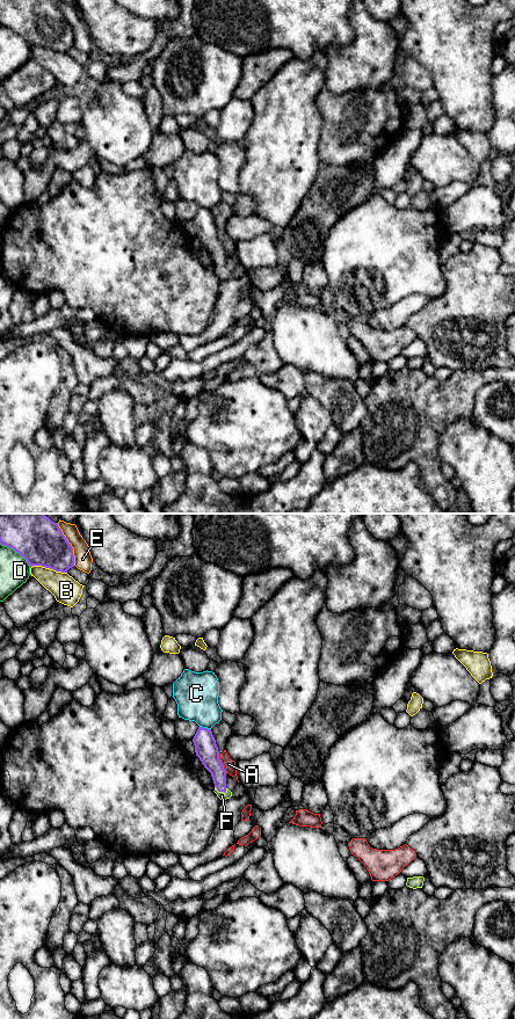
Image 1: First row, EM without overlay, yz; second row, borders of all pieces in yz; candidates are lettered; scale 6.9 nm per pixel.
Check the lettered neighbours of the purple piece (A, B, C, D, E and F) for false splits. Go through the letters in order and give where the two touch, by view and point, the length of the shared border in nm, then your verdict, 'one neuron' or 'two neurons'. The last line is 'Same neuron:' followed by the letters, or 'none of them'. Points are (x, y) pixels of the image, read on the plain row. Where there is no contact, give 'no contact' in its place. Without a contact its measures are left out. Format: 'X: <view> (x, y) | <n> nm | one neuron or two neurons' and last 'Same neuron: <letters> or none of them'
A: yz (222, 244) | 150 nm | two neurons
B: yz (49, 48) | 260 nm | two neurons
C: yz (205, 209) | 80 nm | two neurons
D: yz (16, 31) | 280 nm | two neurons
E: yz (70, 24) | 320 nm | two neurons
F: yz (220, 271) | 90 nm | one neuron
Same neuron: F

